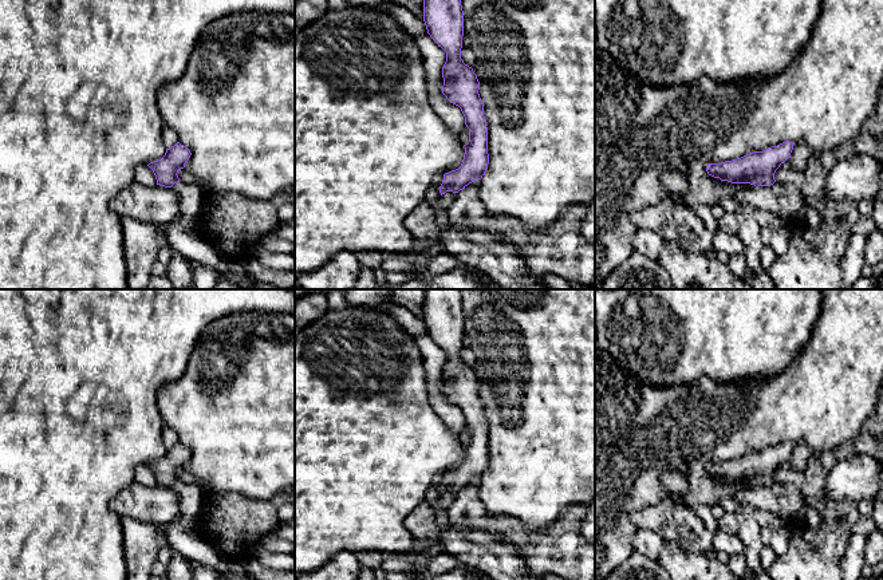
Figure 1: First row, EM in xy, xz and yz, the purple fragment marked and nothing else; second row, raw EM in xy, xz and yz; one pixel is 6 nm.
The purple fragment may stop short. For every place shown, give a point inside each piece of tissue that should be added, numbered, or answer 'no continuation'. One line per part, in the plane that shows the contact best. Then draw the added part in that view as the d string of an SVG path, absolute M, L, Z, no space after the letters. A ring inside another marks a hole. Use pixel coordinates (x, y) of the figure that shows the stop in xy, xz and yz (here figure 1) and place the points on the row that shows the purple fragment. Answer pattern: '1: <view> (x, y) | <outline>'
no continuation

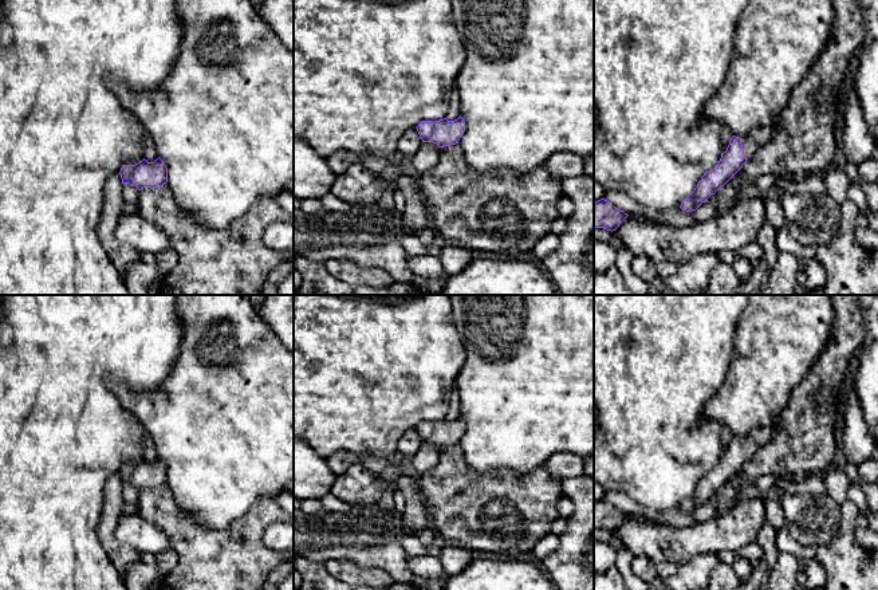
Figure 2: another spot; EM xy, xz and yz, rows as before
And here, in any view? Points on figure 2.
1: yz (758, 137) | M780 119L772 123L764 125L751 130L745 137L741 138L744 154L747 160L751 160L756 152L765 145L773 135Z

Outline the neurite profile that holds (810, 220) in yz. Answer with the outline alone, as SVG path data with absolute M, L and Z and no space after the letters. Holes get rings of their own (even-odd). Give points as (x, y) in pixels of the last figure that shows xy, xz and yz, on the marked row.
M777 193L787 231L800 245L822 245L834 241L842 215L840 204L830 196Z

